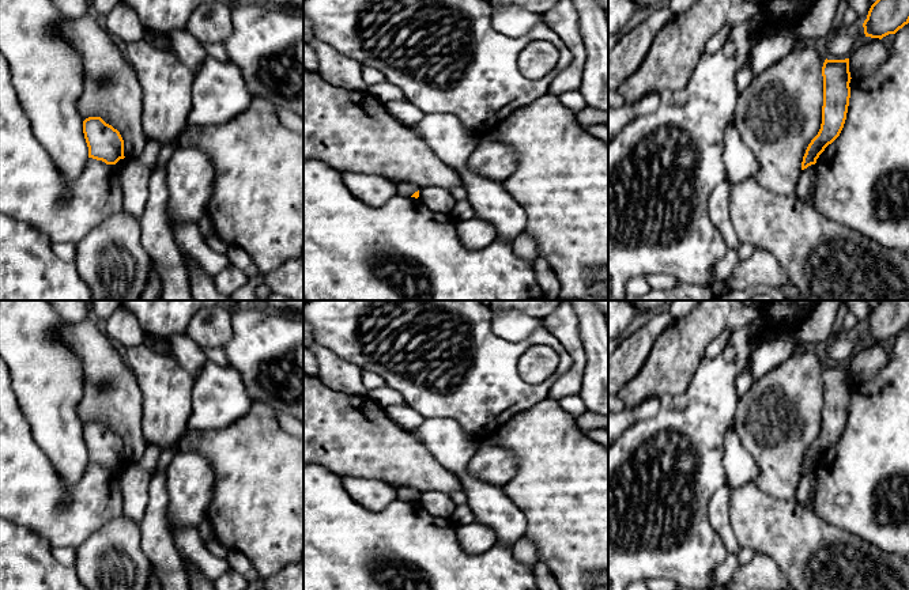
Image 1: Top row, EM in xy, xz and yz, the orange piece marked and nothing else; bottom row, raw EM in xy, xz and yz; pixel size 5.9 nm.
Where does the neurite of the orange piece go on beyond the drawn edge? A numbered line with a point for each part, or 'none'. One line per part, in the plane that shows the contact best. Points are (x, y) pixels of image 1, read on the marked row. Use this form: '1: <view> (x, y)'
none

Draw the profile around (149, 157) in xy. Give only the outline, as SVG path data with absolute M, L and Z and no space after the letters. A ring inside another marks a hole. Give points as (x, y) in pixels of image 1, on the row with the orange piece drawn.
M148 139L139 159L147 169L151 170L155 167L159 151L161 151L161 144L155 139Z

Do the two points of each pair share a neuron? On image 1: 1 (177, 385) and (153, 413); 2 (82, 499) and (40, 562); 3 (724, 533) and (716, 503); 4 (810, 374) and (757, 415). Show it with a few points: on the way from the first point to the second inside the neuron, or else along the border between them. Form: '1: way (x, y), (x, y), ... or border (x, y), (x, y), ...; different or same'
1: way (170, 392), (159, 407); same
2: border (25, 526), (41, 534), (52, 547); different
3: way (723, 526), (719, 510); same
4: way (796, 388), (770, 413); same

